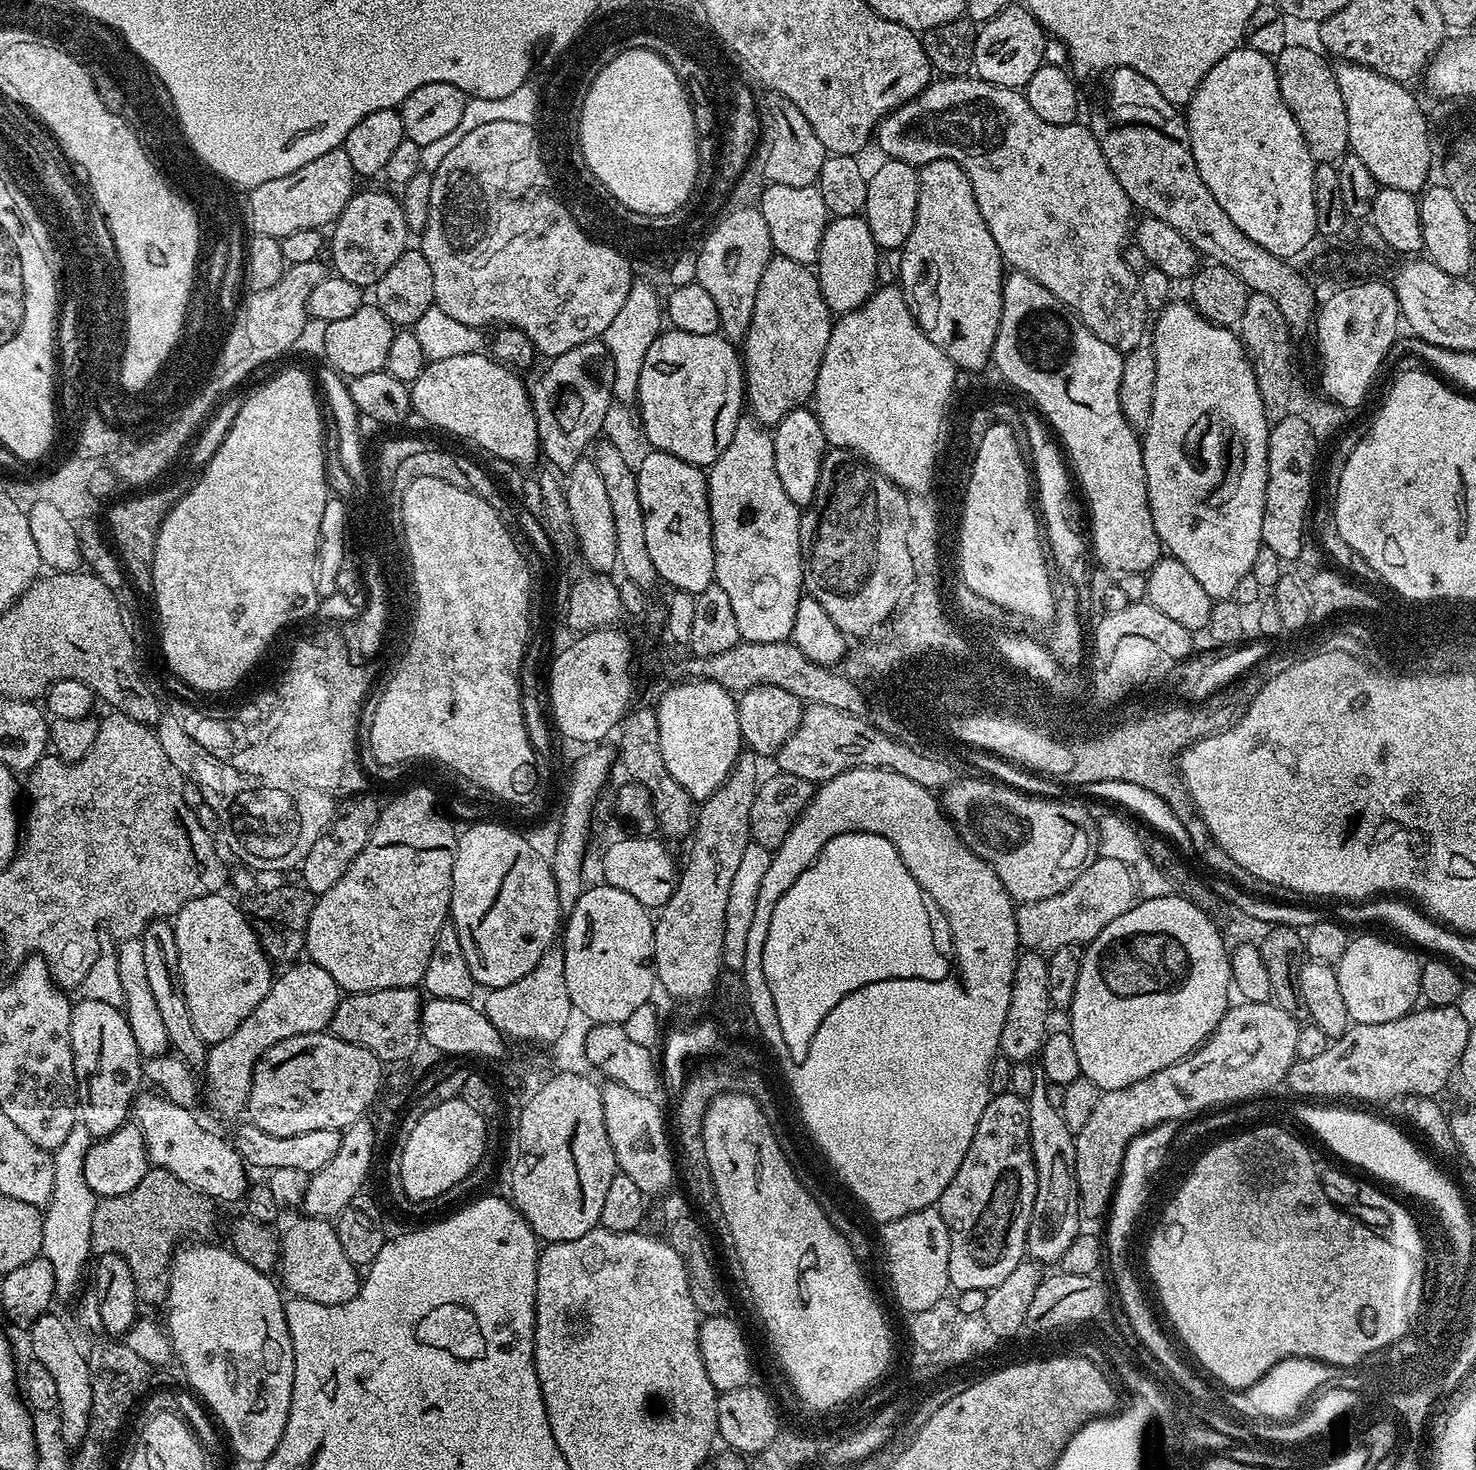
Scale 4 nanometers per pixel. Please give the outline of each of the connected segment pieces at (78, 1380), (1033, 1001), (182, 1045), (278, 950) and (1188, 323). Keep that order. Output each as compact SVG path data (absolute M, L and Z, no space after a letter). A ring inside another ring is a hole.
M49 1310L43 1316L39 1316L31 1328L27 1329L26 1336L29 1346L32 1347L31 1359L42 1362L42 1366L46 1366L46 1371L54 1377L58 1389L56 1412L60 1415L62 1442L68 1450L75 1450L80 1447L88 1433L94 1390L85 1349L80 1349L80 1344L72 1337L67 1322L54 1313L55 1311Z
M1021 951L1016 958L1014 982L1010 994L1010 1006L1006 1010L1006 1022L1002 1026L999 1055L1013 1062L1028 1062L1039 1057L1047 1033L1050 1013L1046 975L1047 959L1041 953ZM1032 1056L1032 1057L1031 1057Z
M161 918L152 920L144 925L144 932L139 936L142 942L142 955L144 965L146 965L146 979L150 981L150 990L154 994L154 1003L158 1005L158 1011L162 1018L162 1023L166 1025L168 1043L188 1064L193 1064L196 1070L203 1069L204 1059L208 1057L208 1048L203 1038L194 1030L194 1022L190 1018L190 1006L186 1006L184 992L180 989L180 973L178 971L178 958L176 957L176 930L167 919Z
M299 883L296 884L280 884L277 888L266 889L265 892L257 891L255 894L249 895L247 897L249 900L243 901L242 904L243 911L252 921L252 929L260 937L260 944L269 961L275 962L277 965L280 963L280 966L295 961L299 957L296 955L299 952L301 955L306 948L304 939L310 922L314 896L307 888Z
M1169 302L1159 309L1156 320L1156 329L1150 332L1150 347L1154 353L1154 362L1156 363L1156 377L1154 378L1154 410L1150 414L1150 422L1147 428L1142 432L1142 447L1144 450L1144 469L1146 470L1146 490L1148 491L1148 501L1150 502L1150 514L1154 518L1154 530L1158 530L1158 538L1161 545L1166 549L1167 555L1173 556L1178 562L1182 562L1182 566L1186 566L1186 570L1190 570L1190 574L1194 574L1194 578L1198 578L1199 584L1205 588L1206 594L1212 596L1213 601L1231 600L1234 594L1234 586L1238 586L1238 582L1242 578L1246 578L1246 574L1252 572L1254 566L1254 558L1258 555L1262 538L1262 514L1266 506L1266 482L1268 481L1268 429L1270 427L1268 416L1264 412L1262 406L1262 394L1258 390L1258 382L1256 381L1256 371L1252 369L1252 361L1248 359L1248 351L1244 349L1244 343L1240 341L1239 335L1231 327L1215 324L1214 321L1206 316L1200 315L1199 310L1192 307L1191 303L1175 304Z

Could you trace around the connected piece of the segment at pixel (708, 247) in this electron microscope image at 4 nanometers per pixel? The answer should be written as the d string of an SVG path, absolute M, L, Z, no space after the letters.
M759 207L735 208L717 222L704 245L696 252L698 270L696 283L710 293L718 306L720 332L727 340L743 342L748 333L750 318L754 316L754 298L758 295L758 282L762 270L772 261L774 249L770 242L770 229L762 218Z

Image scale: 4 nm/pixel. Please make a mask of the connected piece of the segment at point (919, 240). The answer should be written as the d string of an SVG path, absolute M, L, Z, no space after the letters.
M935 160L923 165L918 172L918 210L914 218L914 230L899 249L900 280L898 286L904 291L904 301L910 306L918 326L950 358L957 369L980 372L989 367L992 347L1002 318L1002 294L1006 265L1000 257L998 242L978 210L970 178L952 160Z

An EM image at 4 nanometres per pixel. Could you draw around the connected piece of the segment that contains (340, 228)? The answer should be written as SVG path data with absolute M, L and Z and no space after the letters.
M357 191L342 210L331 232L330 252L332 248L335 275L346 278L346 282L354 282L354 286L365 290L379 282L382 274L386 274L386 270L398 262L410 244L406 214L402 214L399 199L388 192Z

